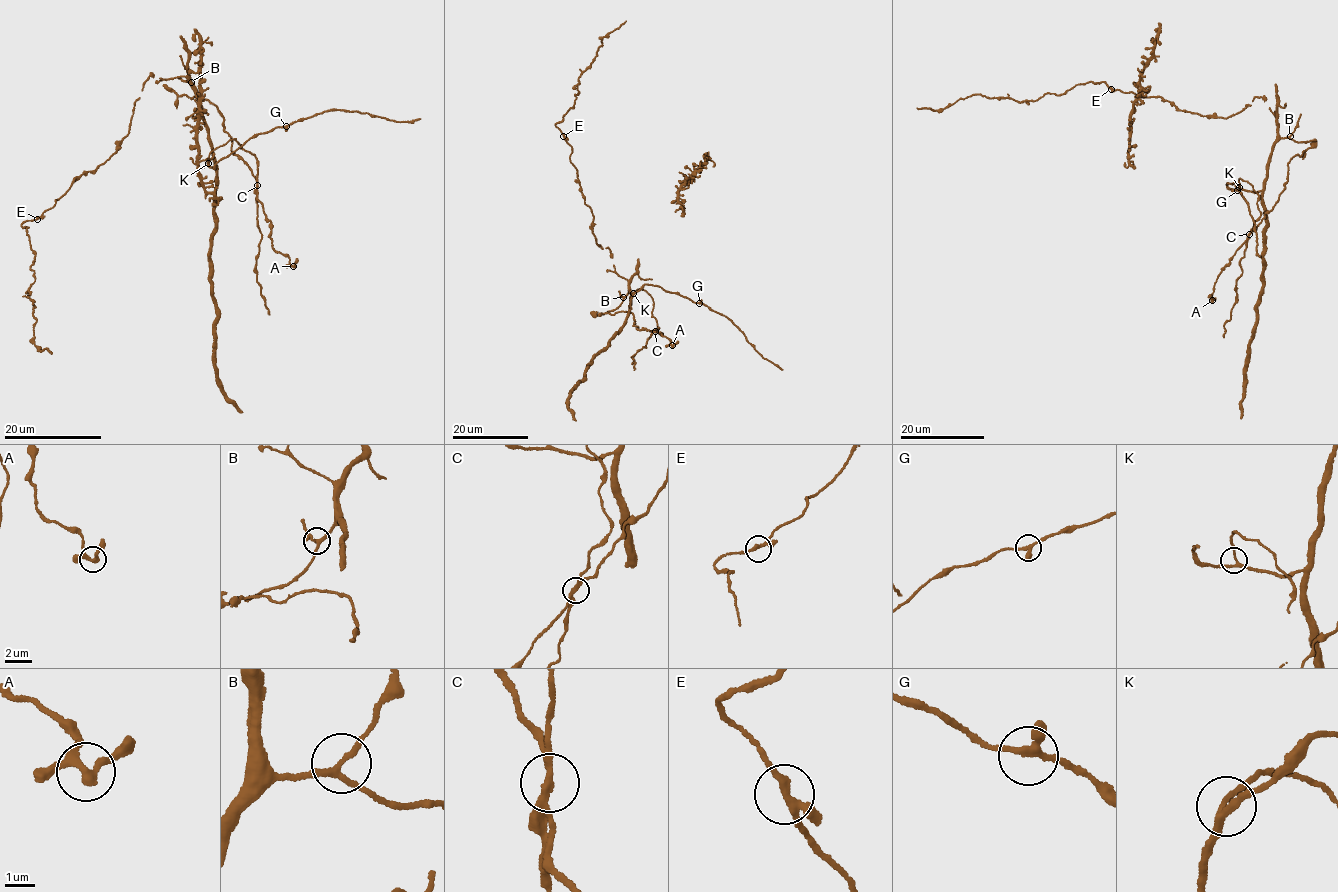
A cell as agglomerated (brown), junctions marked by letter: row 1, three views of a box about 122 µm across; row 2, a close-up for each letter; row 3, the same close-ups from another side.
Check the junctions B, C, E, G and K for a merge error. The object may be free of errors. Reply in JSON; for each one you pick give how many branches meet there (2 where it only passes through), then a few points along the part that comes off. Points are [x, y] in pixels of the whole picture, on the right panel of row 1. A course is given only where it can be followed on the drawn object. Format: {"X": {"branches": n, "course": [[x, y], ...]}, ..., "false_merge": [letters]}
{"C": {"branches": 3, "course": [[1249, 234], [1284, 190], [1293, 156], [1301, 156], [1315, 139]]}, "false_merge": ["C"]}

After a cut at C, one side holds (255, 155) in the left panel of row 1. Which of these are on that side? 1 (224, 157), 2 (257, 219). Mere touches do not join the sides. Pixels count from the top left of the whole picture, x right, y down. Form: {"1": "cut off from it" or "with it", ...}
{"1": "with it", "2": "with it"}

